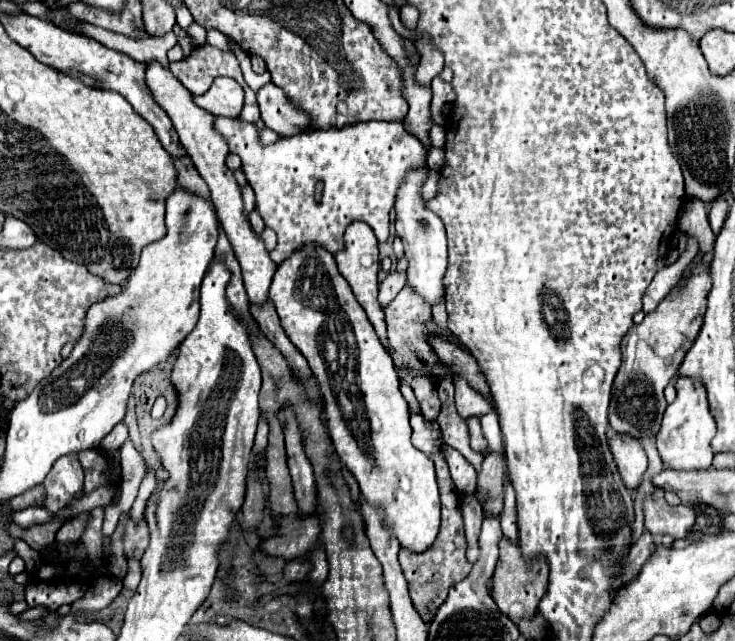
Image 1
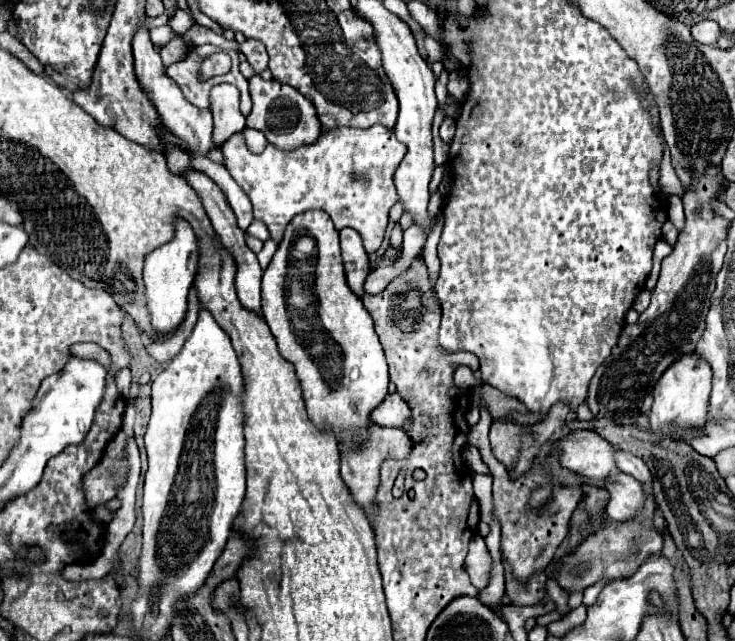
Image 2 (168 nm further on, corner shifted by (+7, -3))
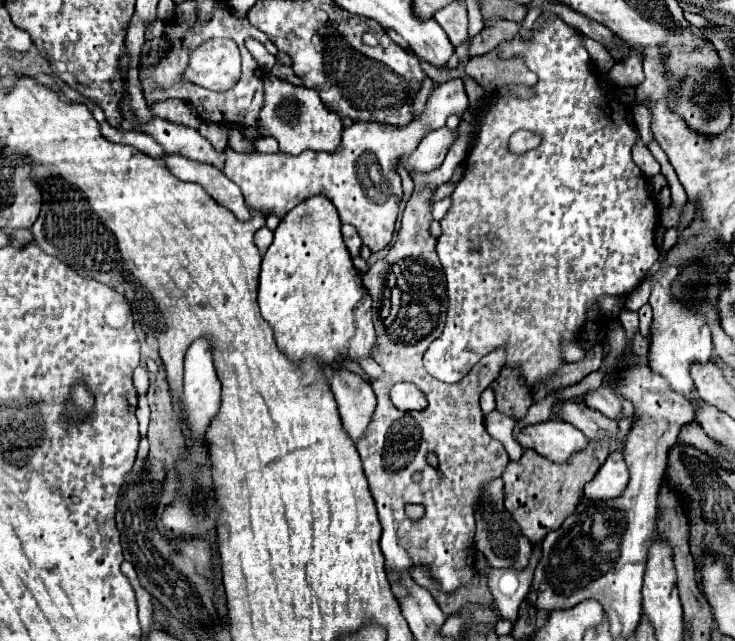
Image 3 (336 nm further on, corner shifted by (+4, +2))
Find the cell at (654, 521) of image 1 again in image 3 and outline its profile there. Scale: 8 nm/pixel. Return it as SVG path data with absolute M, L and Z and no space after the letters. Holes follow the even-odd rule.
M610 454L596 478L584 486L584 496L590 500L614 500L622 496L628 486L628 468L622 454Z

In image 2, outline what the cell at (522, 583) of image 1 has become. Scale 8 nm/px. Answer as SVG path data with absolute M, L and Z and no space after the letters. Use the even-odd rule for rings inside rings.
M479 405L479 411L481 411L481 419L475 427L471 427L469 443L481 451L483 461L491 469L495 517L501 523L501 551L511 563L515 577L525 581L535 571L545 569L547 563L551 563L555 549L569 533L569 519L573 515L573 507L577 507L577 499L581 499L581 491L573 491L569 487L557 487L557 491L553 491L553 499L549 499L549 507L541 507L541 511L525 511L525 503L529 503L529 491L533 491L537 483L545 483L545 475L541 475L541 467L535 467L535 469L529 469L525 475L521 475L521 479L511 481L505 467L501 467L497 459L493 459L491 449L487 447L487 433L493 419L489 411L485 411L485 407Z

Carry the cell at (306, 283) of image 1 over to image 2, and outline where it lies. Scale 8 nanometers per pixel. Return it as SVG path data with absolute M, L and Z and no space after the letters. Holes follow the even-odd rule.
M303 211L289 221L289 227L285 229L285 235L261 279L261 309L263 319L277 341L279 353L295 367L311 421L319 427L325 423L331 425L339 437L363 435L363 425L369 421L371 411L387 395L387 361L369 311L345 283L339 231L333 227L333 221L325 211Z

